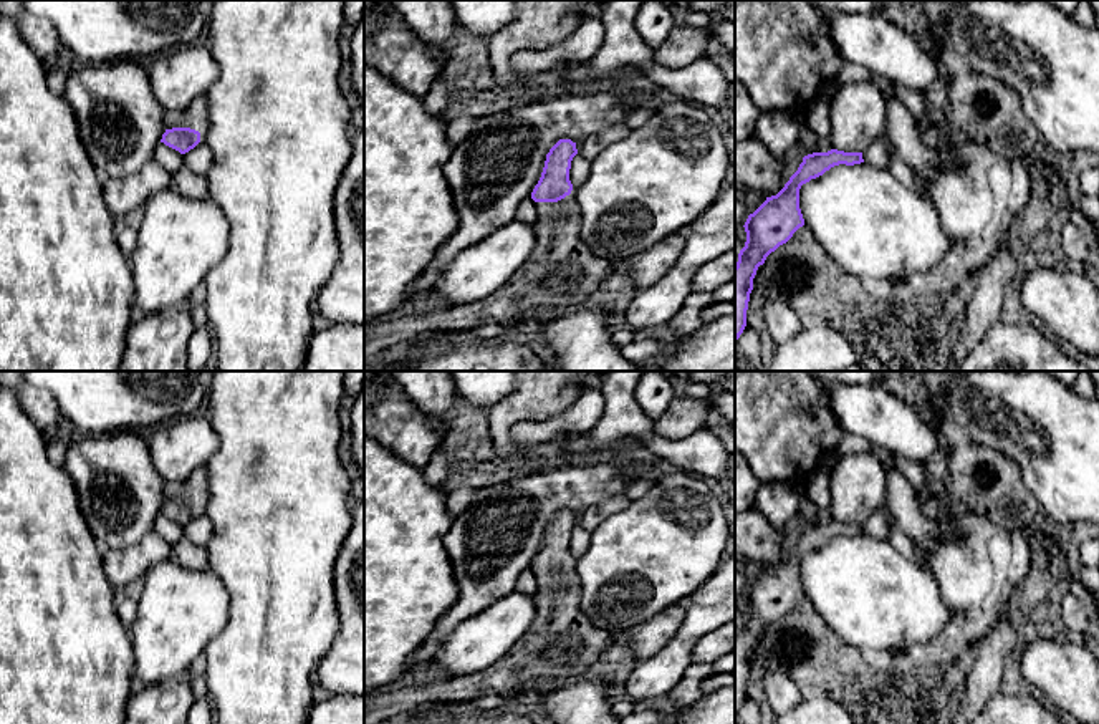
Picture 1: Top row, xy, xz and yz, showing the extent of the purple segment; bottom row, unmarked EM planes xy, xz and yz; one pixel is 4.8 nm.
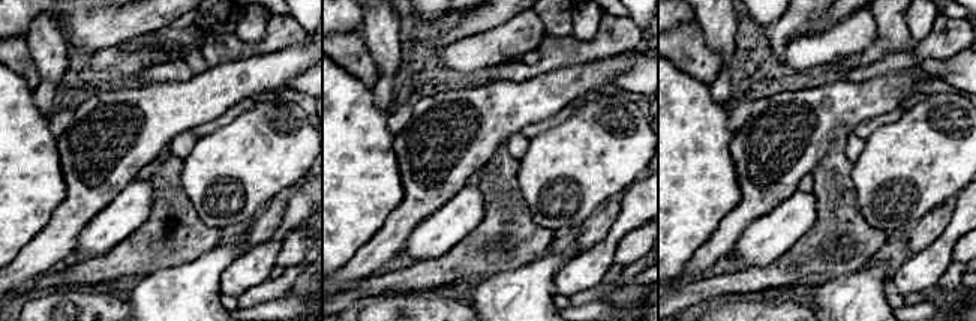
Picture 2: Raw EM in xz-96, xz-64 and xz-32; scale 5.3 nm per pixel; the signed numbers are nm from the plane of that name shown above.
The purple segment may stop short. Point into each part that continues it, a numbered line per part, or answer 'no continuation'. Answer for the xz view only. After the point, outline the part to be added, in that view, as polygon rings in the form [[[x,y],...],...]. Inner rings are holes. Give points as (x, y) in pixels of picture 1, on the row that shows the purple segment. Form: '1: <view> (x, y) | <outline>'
1: xz (561, 270) | [[[574,187],[558,202],[536,202],[536,245],[515,275],[480,302],[364,323],[364,361],[382,360],[427,331],[465,336],[483,318],[506,325],[535,306],[578,308],[612,270],[581,240],[581,219]]]

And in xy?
1: xy (196, 116) | [[[205,96],[197,98],[184,113],[182,121],[175,128],[190,128],[200,133],[200,144],[210,129],[209,108]],[[195,146],[195,147],[197,147]]]

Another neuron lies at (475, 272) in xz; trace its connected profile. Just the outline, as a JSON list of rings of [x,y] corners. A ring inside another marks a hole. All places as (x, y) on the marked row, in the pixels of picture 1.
[[[511,220],[460,250],[427,295],[442,298],[442,308],[480,302],[516,273],[535,245],[535,227]]]

